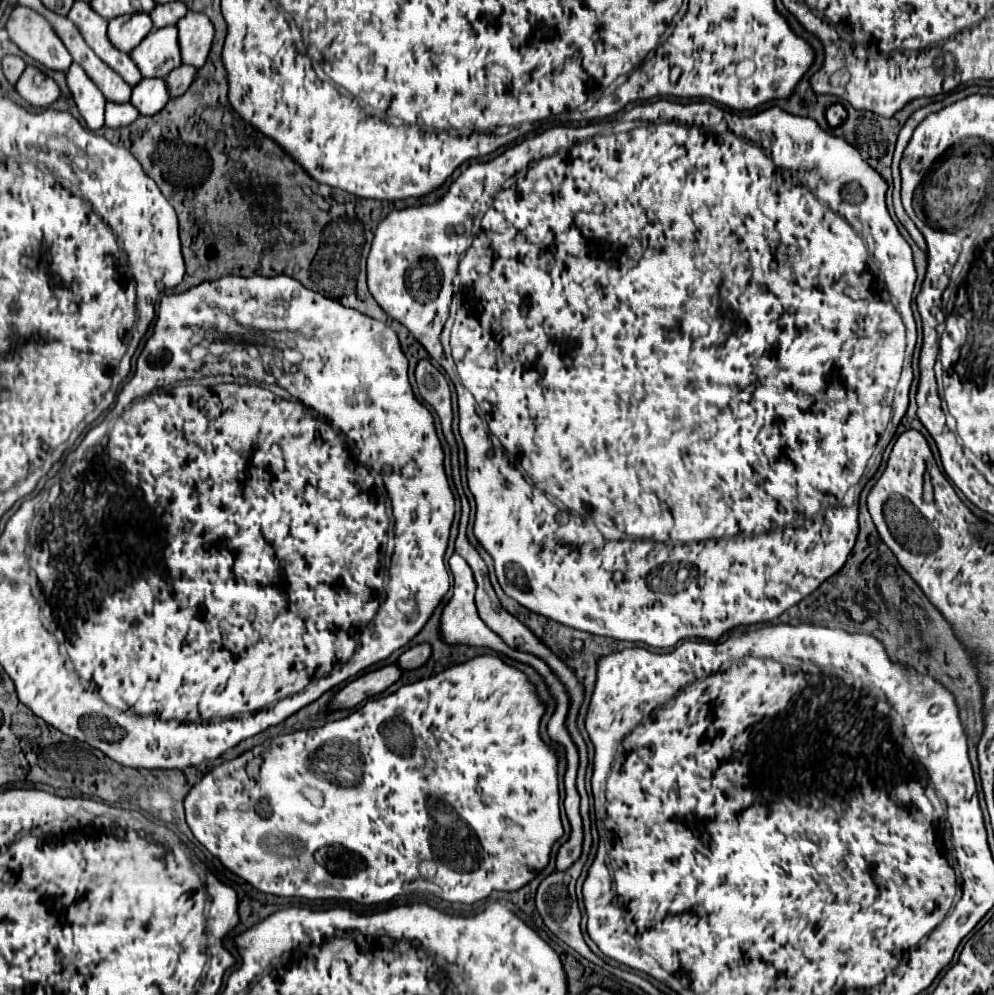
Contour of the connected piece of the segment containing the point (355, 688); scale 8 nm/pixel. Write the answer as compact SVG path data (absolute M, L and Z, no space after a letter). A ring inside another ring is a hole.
M388 664L382 666L378 670L366 672L362 676L358 676L356 680L352 680L350 684L346 684L332 700L332 708L354 708L358 706L364 698L372 698L382 694L388 686L392 686L398 678L402 676L402 672L398 670L398 666Z

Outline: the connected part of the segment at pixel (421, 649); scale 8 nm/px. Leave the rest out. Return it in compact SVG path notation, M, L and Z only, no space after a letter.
M418 644L418 646L412 646L410 650L406 650L400 658L398 658L398 666L402 670L412 670L412 668L420 668L432 654L432 648L430 644Z

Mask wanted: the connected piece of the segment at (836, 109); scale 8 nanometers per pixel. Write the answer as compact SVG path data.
M832 104L828 110L826 110L826 120L828 124L834 128L834 126L840 126L844 120L846 120L846 110L842 104Z

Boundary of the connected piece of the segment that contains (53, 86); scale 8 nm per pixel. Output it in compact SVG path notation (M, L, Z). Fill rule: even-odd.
M28 66L22 74L22 78L18 80L16 90L28 104L38 106L38 108L48 108L50 104L54 104L58 100L60 88L52 78L48 78L48 76L40 78L40 76L42 76L42 72L36 66ZM36 78L40 78L40 82L36 82Z

